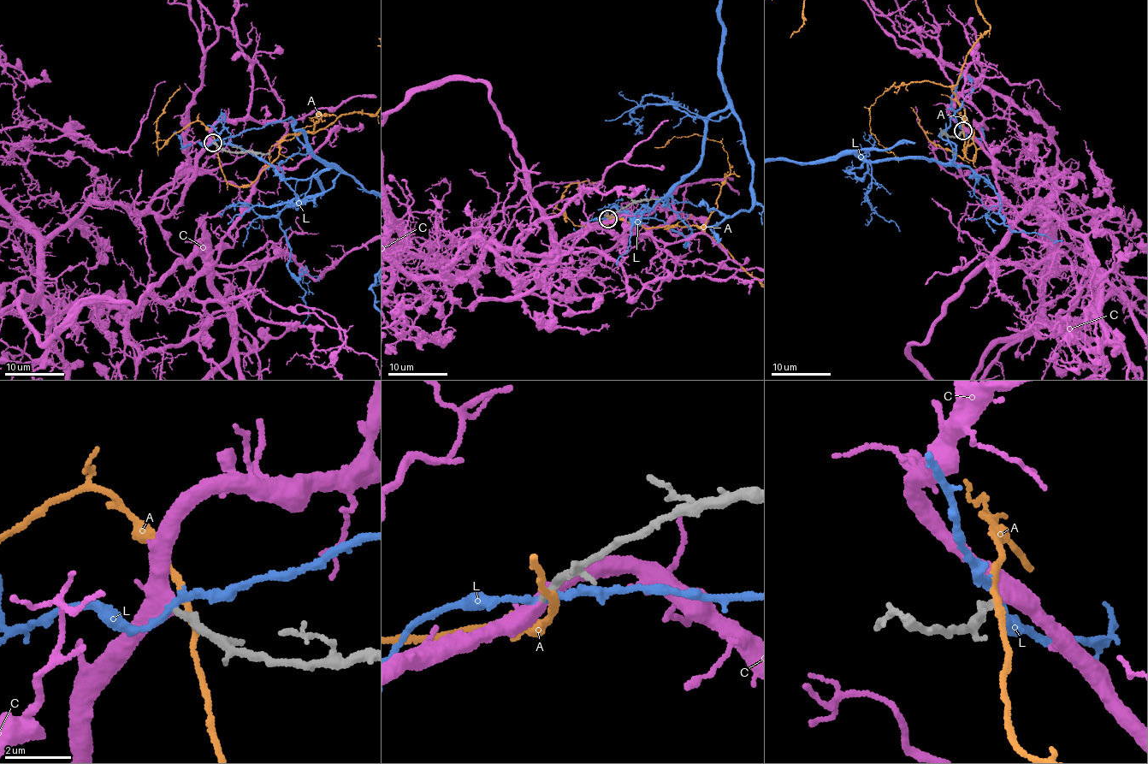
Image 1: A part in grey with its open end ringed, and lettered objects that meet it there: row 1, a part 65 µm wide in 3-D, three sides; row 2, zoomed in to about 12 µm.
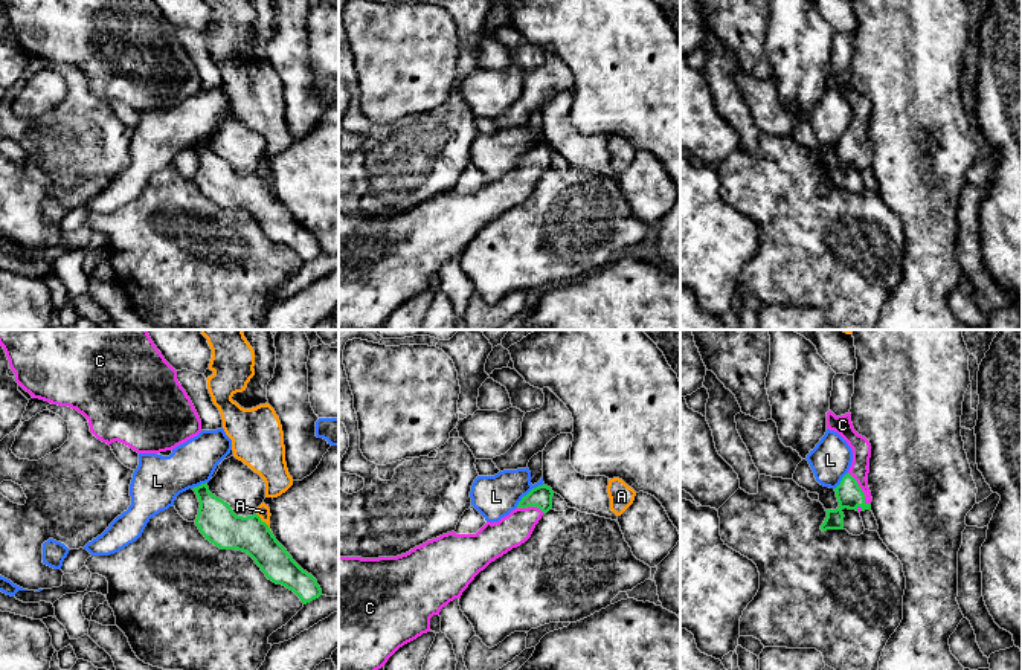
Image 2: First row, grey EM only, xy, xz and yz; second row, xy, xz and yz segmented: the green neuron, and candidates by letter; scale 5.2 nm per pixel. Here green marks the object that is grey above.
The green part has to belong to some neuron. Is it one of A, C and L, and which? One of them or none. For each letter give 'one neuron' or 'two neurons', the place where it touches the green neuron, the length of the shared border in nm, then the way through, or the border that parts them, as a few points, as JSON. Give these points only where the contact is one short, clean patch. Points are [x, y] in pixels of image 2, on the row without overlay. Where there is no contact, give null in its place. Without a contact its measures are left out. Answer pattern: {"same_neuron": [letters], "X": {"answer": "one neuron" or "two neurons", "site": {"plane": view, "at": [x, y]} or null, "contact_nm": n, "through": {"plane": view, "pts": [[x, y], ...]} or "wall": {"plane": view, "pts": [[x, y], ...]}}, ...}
{"same_neuron": ["C"], "A": {"answer": "two neurons", "site": {"plane": "xy", "at": [264, 180]}, "contact_nm": 130}, "C": {"answer": "one neuron", "site": {"plane": "yz", "at": [861, 147]}, "contact_nm": 200, "through": {"plane": "yz", "pts": [[848, 151], [861, 147], [859, 103]]}}, "L": {"answer": "two neurons", "site": {"plane": "xz", "at": [530, 150]}, "contact_nm": 200, "wall": {"plane": "xz", "pts": [[543, 141], [533, 145], [516, 165]]}}}

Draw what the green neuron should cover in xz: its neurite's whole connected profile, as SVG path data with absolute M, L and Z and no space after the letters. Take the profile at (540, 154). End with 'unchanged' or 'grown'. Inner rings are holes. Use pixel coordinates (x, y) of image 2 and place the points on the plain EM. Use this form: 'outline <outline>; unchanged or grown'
outline M538 143L499 180L476 192L455 189L397 215L339 215L339 330L377 330L404 302L430 290L430 276L462 250L491 220L525 201L552 166L554 150Z; grown

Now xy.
outline M207 140L192 148L200 160L195 183L206 198L220 208L247 211L268 238L293 249L304 263L322 253L317 238L293 218L258 172L236 174L209 150Z; unchanged

